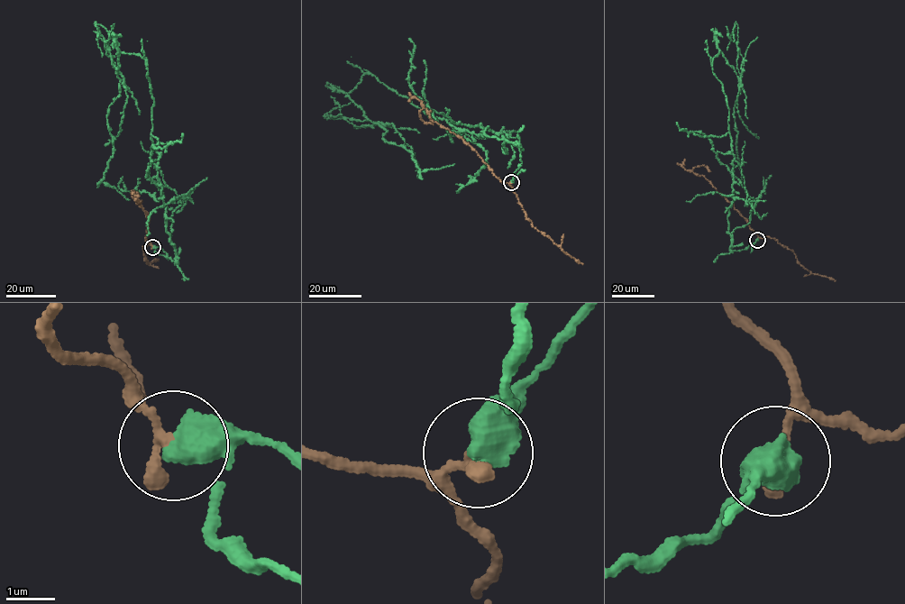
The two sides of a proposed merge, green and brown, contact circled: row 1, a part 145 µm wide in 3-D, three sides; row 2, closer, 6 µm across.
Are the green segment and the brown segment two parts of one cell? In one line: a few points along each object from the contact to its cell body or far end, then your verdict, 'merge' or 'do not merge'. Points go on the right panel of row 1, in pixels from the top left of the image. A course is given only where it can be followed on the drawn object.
green via (757, 240), (730, 249), (734, 155), (726, 96), (712, 72), (718, 50), (739, 81), (742, 186) | brown via (757, 240), (747, 220), (705, 178), (692, 171), (694, 167), (701, 165), (709, 172) | do not merge

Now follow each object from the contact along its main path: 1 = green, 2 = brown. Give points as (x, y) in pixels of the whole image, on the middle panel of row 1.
1: (511, 182), (516, 141), (434, 118), (367, 72), (347, 94), (420, 172), (454, 164)
2: (511, 182), (505, 183), (496, 176), (474, 149), (430, 118), (425, 108), (418, 113), (425, 122), (434, 123)

